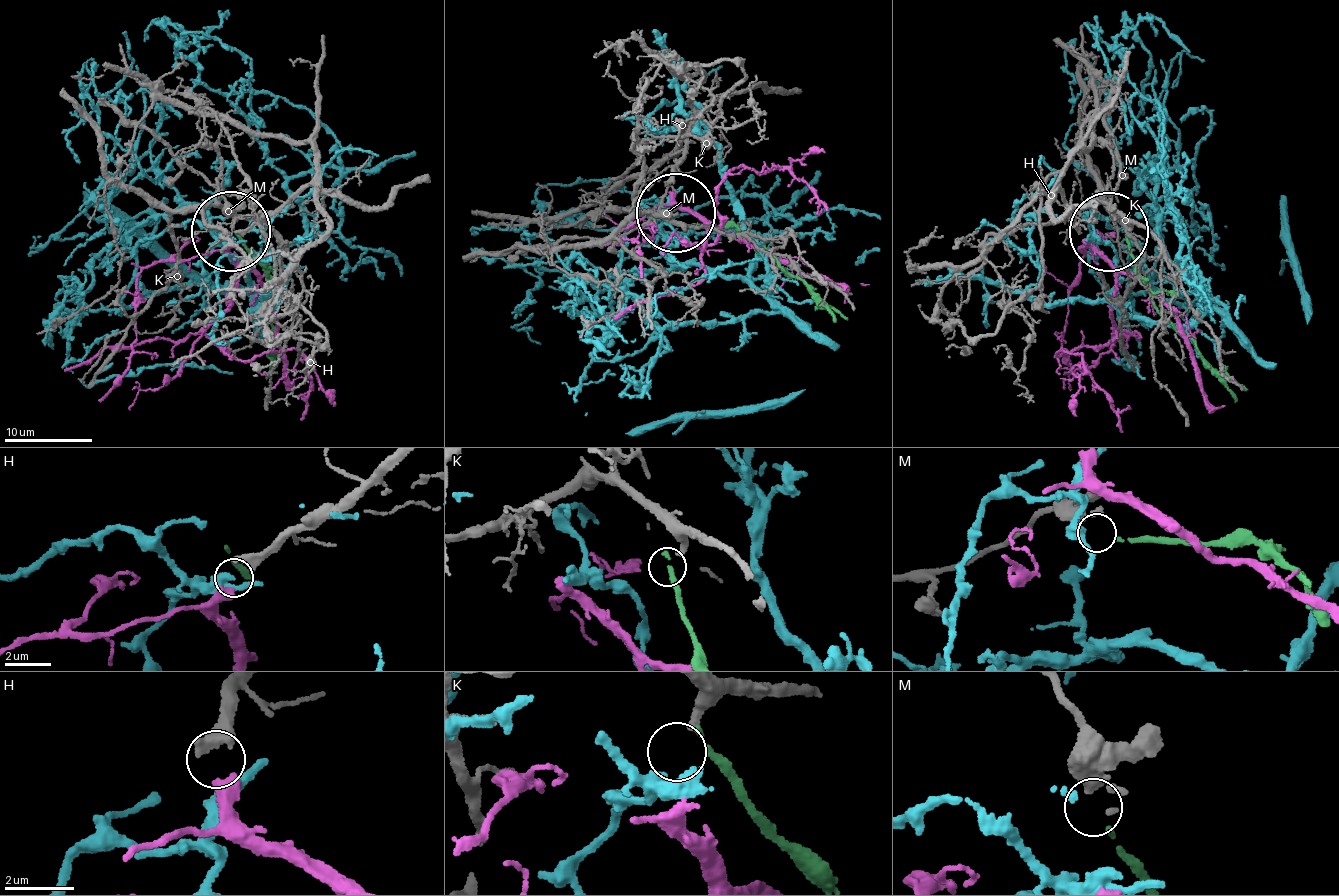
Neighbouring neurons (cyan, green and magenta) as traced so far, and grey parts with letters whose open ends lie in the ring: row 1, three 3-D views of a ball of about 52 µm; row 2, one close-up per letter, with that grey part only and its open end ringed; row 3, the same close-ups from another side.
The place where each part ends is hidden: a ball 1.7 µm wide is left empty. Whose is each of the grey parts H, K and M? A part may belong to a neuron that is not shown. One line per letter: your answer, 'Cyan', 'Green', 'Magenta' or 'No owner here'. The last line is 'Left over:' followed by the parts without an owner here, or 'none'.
H: Magenta
K: No owner here
M: Green
Left over: K

